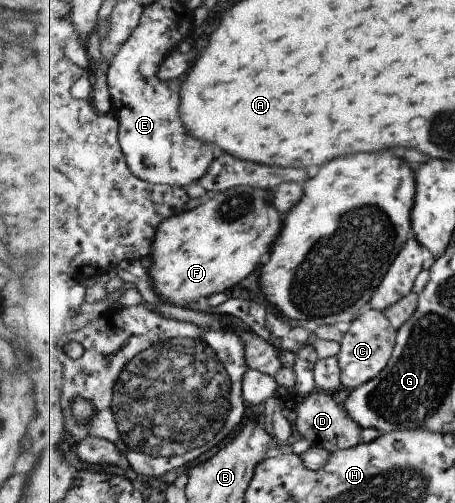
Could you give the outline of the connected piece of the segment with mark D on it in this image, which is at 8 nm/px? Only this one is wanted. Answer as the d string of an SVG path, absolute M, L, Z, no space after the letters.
M320 389L305 397L295 408L297 412L294 428L296 436L308 439L311 446L325 447L331 452L357 447L363 441L362 425L347 413L344 406L337 405L332 398L330 392L323 392Z

